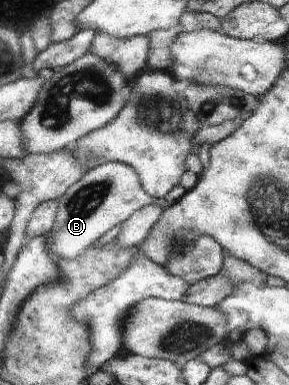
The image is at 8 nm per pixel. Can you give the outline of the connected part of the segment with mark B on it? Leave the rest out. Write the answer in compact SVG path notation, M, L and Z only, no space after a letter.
M113 161L89 169L75 184L70 185L59 200L52 230L44 236L49 256L56 256L55 264L61 259L79 256L105 232L151 202L141 186L137 171L130 164Z

